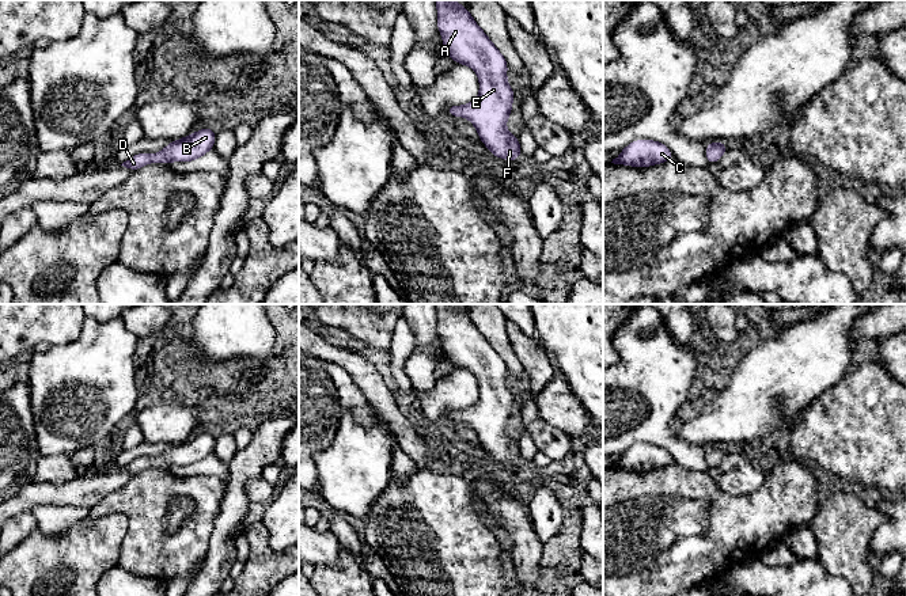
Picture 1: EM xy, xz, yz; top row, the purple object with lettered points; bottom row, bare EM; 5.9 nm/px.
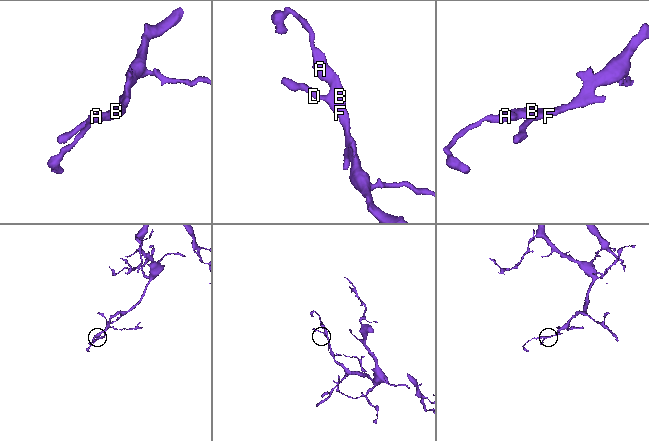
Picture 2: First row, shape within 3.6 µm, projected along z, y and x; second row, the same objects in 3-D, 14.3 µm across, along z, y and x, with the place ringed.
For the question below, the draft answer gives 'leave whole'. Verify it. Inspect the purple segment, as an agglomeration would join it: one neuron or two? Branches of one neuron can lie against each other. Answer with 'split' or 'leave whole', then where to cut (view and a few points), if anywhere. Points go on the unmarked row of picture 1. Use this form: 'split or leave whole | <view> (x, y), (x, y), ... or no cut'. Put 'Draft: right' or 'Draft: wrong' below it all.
leave whole | no cut
Draft: right

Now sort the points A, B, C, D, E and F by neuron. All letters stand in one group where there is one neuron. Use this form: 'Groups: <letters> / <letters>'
Groups: A B C D E F

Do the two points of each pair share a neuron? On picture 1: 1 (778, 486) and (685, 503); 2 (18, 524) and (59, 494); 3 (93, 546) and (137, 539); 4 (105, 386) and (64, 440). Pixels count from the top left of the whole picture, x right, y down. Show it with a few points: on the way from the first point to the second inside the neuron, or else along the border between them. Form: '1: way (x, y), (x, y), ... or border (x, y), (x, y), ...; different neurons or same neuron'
1: way (755, 509), (753, 512), (708, 512); same neuron
2: border (30, 511), (21, 512), (14, 517); different neurons
3: border (113, 512), (121, 512), (128, 520), (117, 565); different neurons
4: way (91, 399), (64, 426); same neuron

